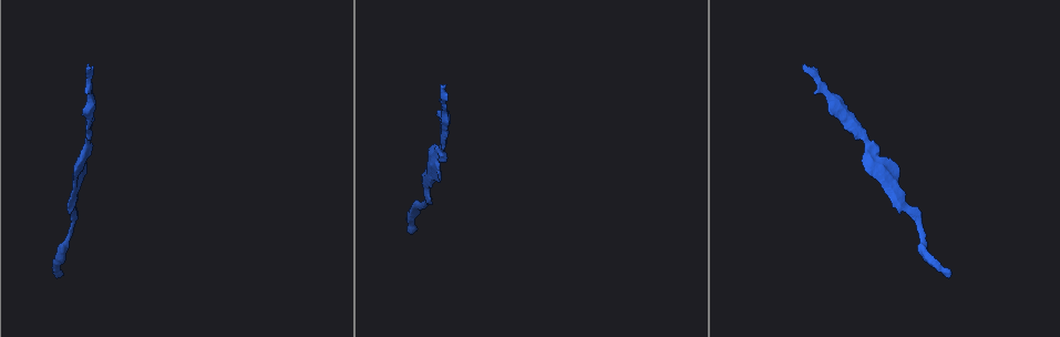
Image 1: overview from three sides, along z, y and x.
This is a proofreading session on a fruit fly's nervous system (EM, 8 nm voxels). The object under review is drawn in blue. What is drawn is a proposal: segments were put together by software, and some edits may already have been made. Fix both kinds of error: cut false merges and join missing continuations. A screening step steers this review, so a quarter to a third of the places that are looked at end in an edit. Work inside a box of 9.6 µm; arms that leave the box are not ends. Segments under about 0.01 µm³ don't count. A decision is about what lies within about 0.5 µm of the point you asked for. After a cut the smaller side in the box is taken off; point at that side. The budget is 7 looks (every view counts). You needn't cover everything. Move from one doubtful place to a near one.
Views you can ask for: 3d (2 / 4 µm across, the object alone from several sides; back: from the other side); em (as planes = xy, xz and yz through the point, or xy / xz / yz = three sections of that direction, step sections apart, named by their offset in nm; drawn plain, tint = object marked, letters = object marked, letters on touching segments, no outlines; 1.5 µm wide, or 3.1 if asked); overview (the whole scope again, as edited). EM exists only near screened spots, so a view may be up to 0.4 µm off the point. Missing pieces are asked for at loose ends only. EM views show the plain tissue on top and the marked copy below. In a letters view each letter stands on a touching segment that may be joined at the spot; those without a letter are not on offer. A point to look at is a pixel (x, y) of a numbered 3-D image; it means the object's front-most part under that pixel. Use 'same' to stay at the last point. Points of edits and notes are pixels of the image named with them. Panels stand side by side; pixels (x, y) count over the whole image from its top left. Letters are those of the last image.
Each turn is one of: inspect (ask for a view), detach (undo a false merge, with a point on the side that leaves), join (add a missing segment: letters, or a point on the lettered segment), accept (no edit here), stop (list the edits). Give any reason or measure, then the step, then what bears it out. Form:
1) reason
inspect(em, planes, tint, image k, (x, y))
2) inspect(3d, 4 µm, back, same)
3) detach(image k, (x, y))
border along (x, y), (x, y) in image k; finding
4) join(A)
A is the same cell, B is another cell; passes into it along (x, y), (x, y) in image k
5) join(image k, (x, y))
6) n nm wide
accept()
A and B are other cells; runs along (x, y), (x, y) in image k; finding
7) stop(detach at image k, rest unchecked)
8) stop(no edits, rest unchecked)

two arms in line, one across
inspect(em, planes, tint, image 1, (436, 156))

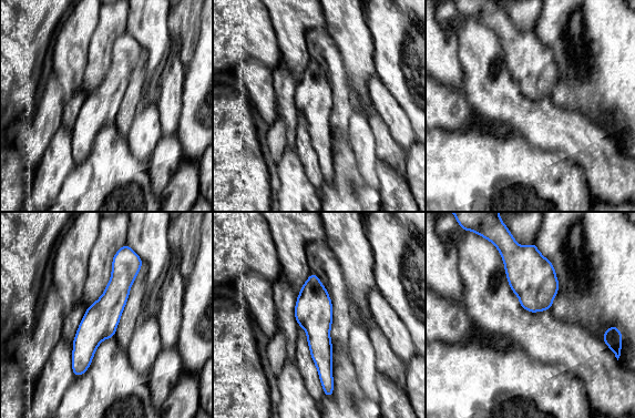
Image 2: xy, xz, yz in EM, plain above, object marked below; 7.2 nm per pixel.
inspect(em, planes, letters, same)

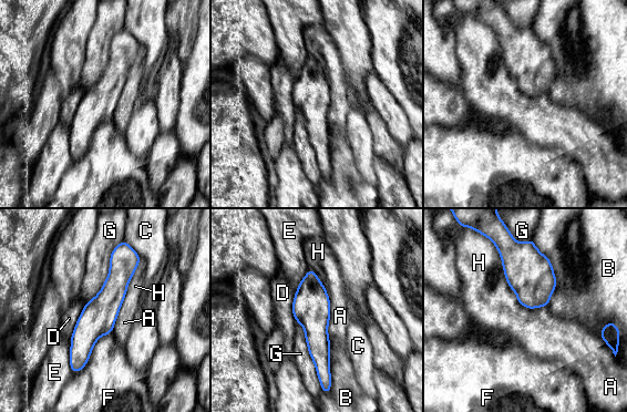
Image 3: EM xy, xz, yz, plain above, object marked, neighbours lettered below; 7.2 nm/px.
accept()
A, B, C, D, E, F, G and H are other cells; border along (330, 305), (329, 342) in image 3; continuous, no second neuron

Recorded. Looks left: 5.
tapers out
inspect(3d, 2 µm, image 1, (805, 64))

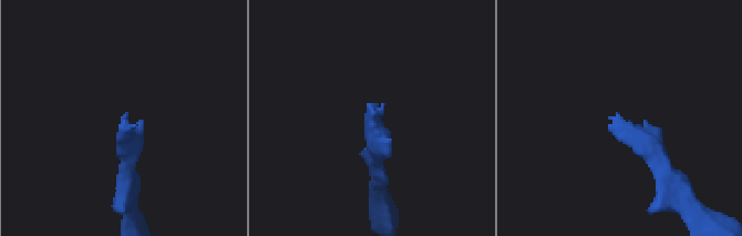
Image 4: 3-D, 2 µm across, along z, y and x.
now the EM
inspect(em, xy, step 8, tint, image 4, (370, 108))

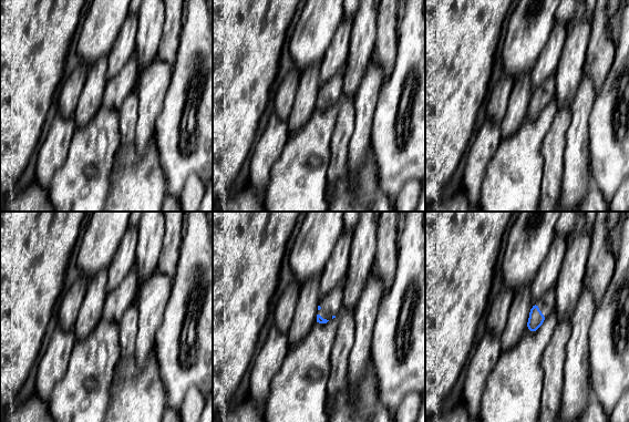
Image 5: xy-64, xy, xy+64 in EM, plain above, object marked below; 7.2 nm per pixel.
inspect(em, planes, letters, same)

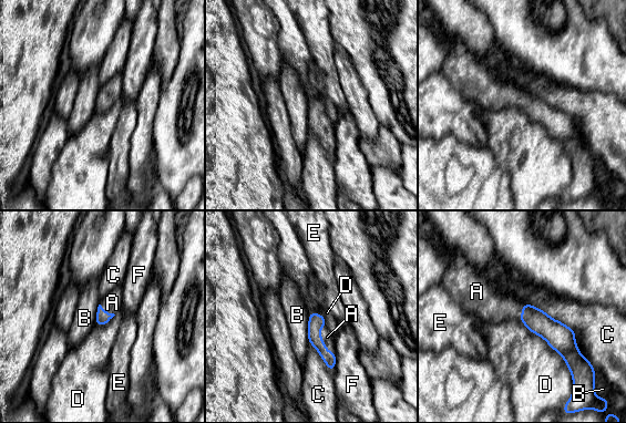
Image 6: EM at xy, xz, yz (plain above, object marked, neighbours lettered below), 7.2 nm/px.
join(A)
A is the same cell, B, C, D, E and F are other cells; passes into it along (317, 321), (321, 341), (327, 337) in image 6; the neuron continues

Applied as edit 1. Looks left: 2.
an open end
inspect(em, planes, tint, image 1, (412, 232))

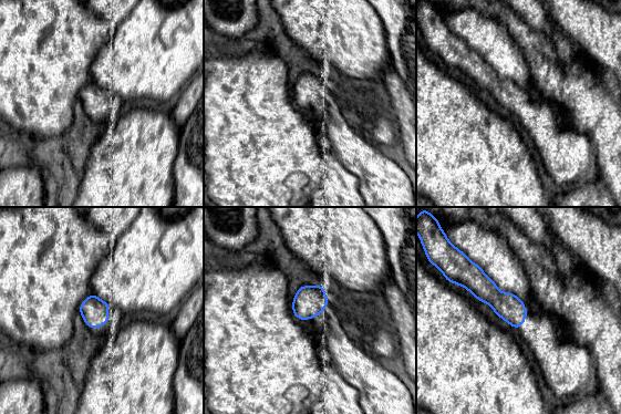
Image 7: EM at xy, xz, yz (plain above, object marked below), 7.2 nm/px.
see the neighbours
inspect(em, planes, letters, same)

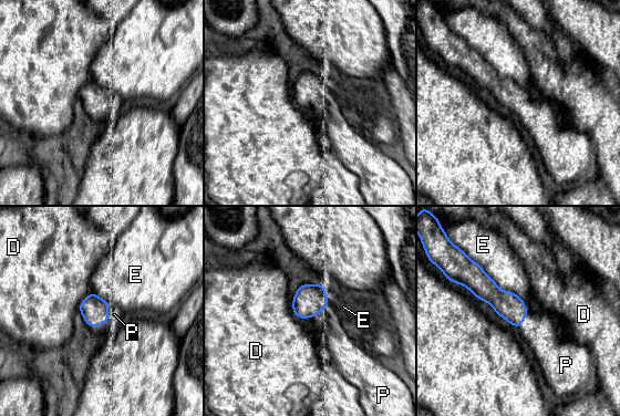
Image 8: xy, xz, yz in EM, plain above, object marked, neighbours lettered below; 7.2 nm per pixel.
190 nm wide
join(P)
P is the same cell, D and E are other cells; the neuron continues

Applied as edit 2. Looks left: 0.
stop(join at image 6, join at image 8, rest unchecked)

